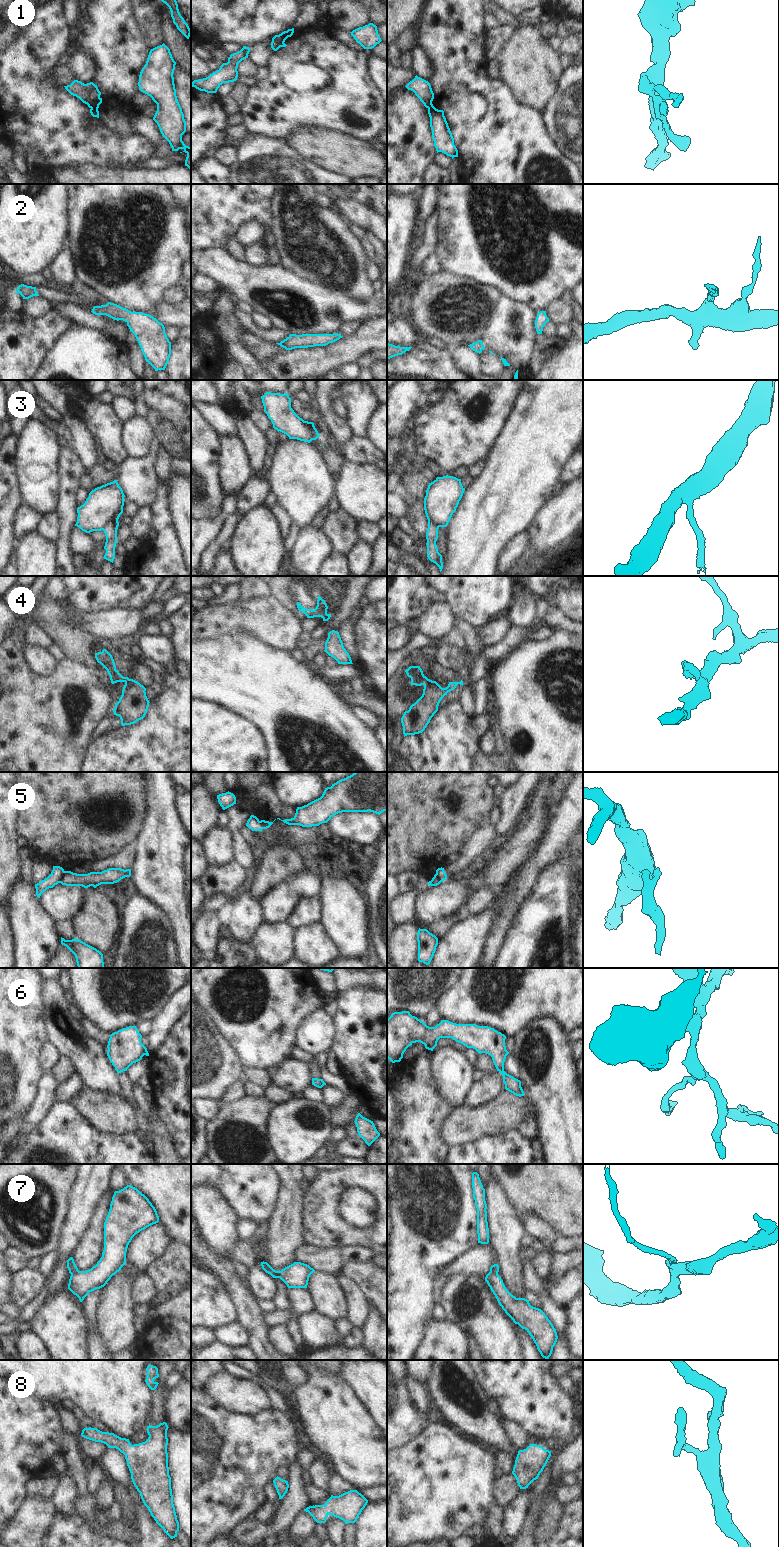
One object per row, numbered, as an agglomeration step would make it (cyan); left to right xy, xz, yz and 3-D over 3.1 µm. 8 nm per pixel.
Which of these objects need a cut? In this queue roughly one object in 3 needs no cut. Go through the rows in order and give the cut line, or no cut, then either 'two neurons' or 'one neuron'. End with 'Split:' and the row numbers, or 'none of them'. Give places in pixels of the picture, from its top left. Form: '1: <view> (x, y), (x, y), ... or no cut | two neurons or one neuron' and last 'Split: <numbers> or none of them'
1: xy (91, 107), (97, 108) | two neurons
2: no cut | one neuron
3: xy (117, 520), (111, 520), (102, 529) | two neurons
4: yz (428, 679), (423, 684) | two neurons
5: xy (65, 871), (59, 882) | two neurons
6: no cut | one neuron
7: xz (270, 1267), (270, 1270), (276, 1277) | two neurons
8: no cut | one neuron
Split: 1, 3, 4, 5, 7

